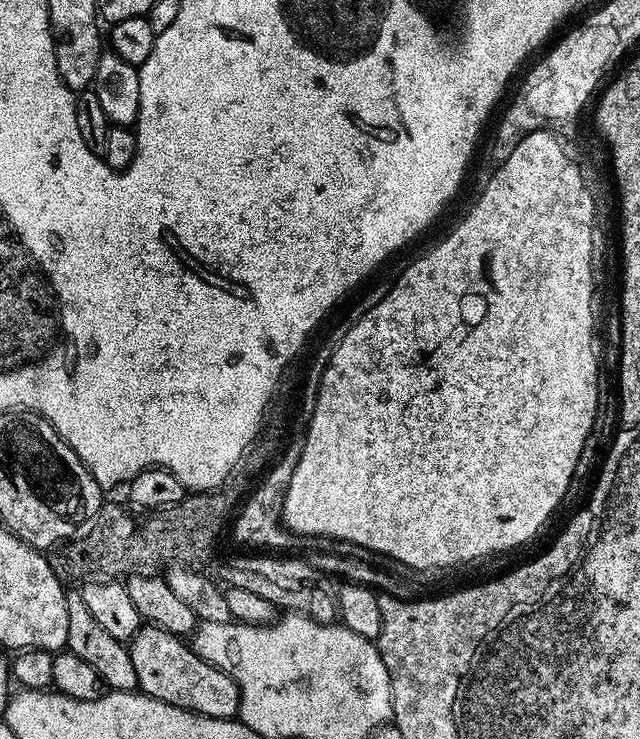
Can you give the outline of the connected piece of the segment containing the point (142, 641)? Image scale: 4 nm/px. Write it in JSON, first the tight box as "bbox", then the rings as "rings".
{"bbox":[128,626,240,720],"rings":[[[155,626],[141,627],[128,644],[134,674],[138,674],[137,689],[158,702],[189,708],[210,718],[231,720],[240,711],[240,691],[235,682],[213,664],[208,664],[181,637]]]}

